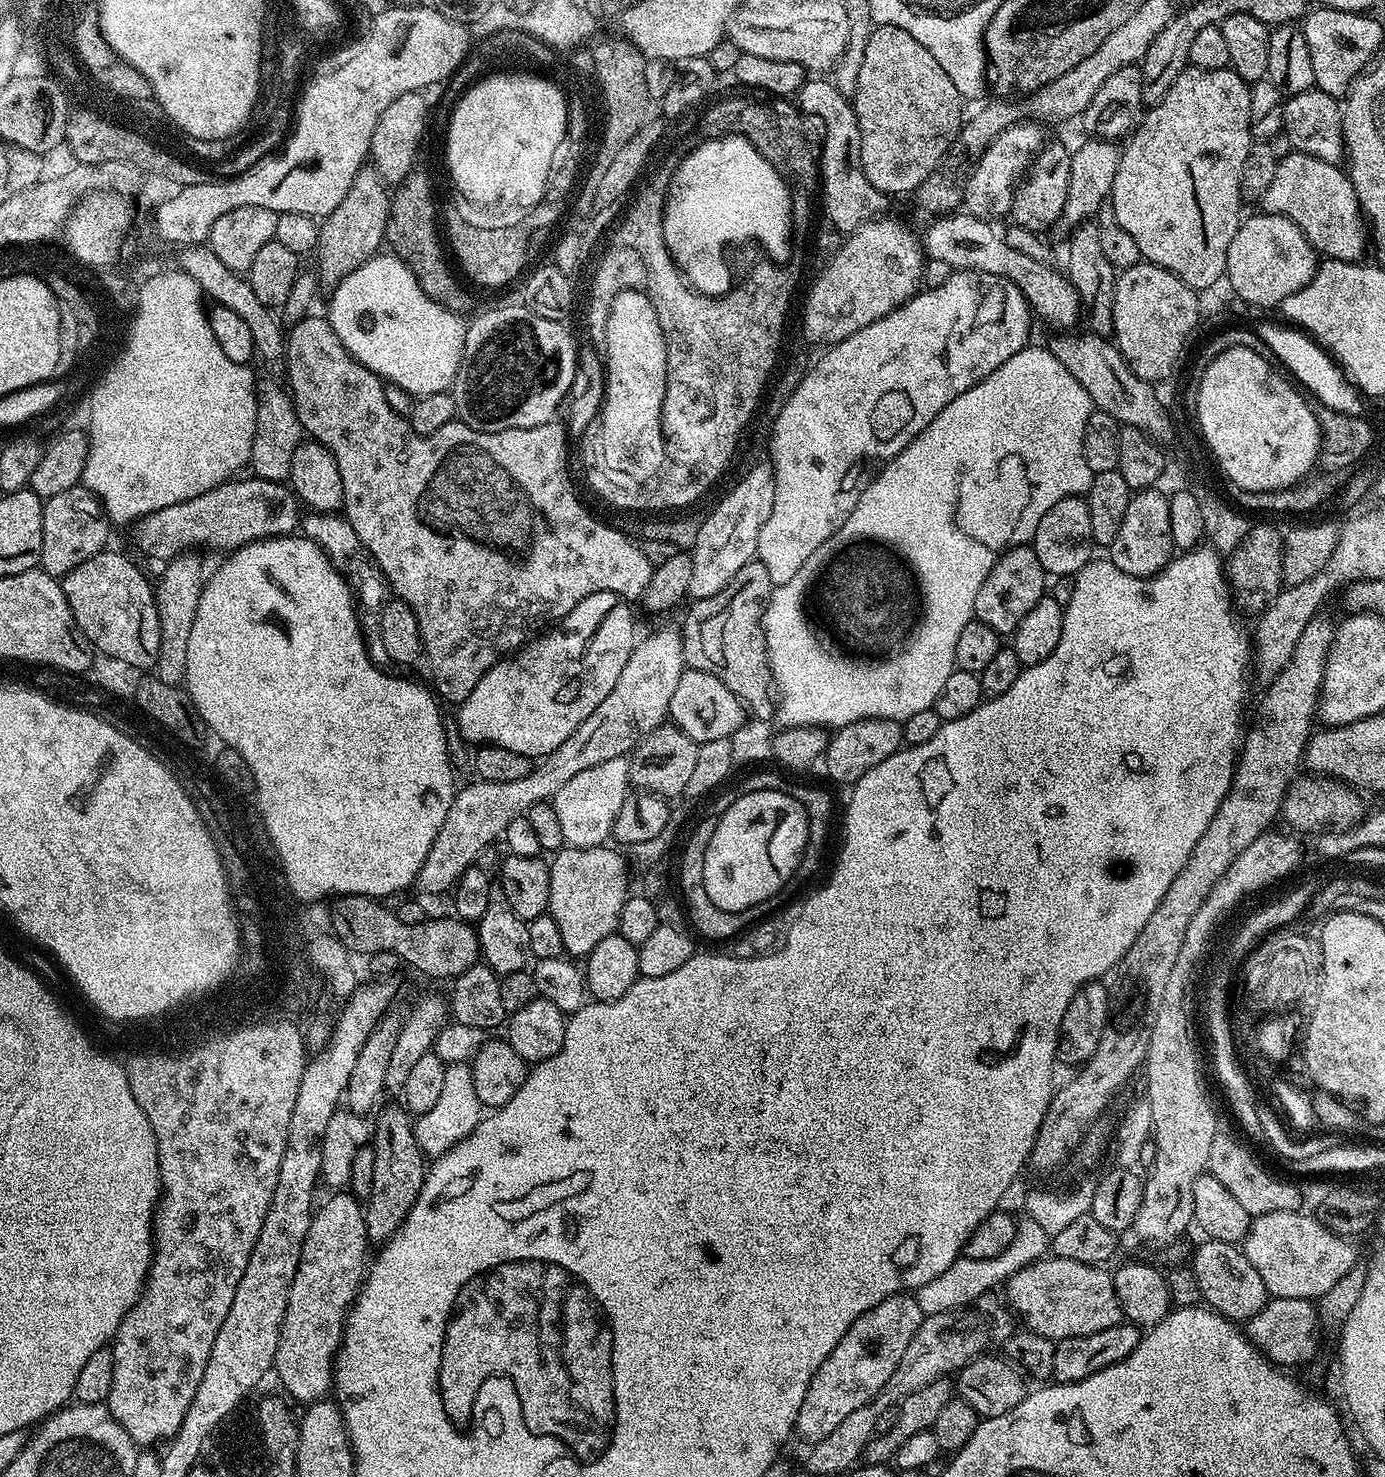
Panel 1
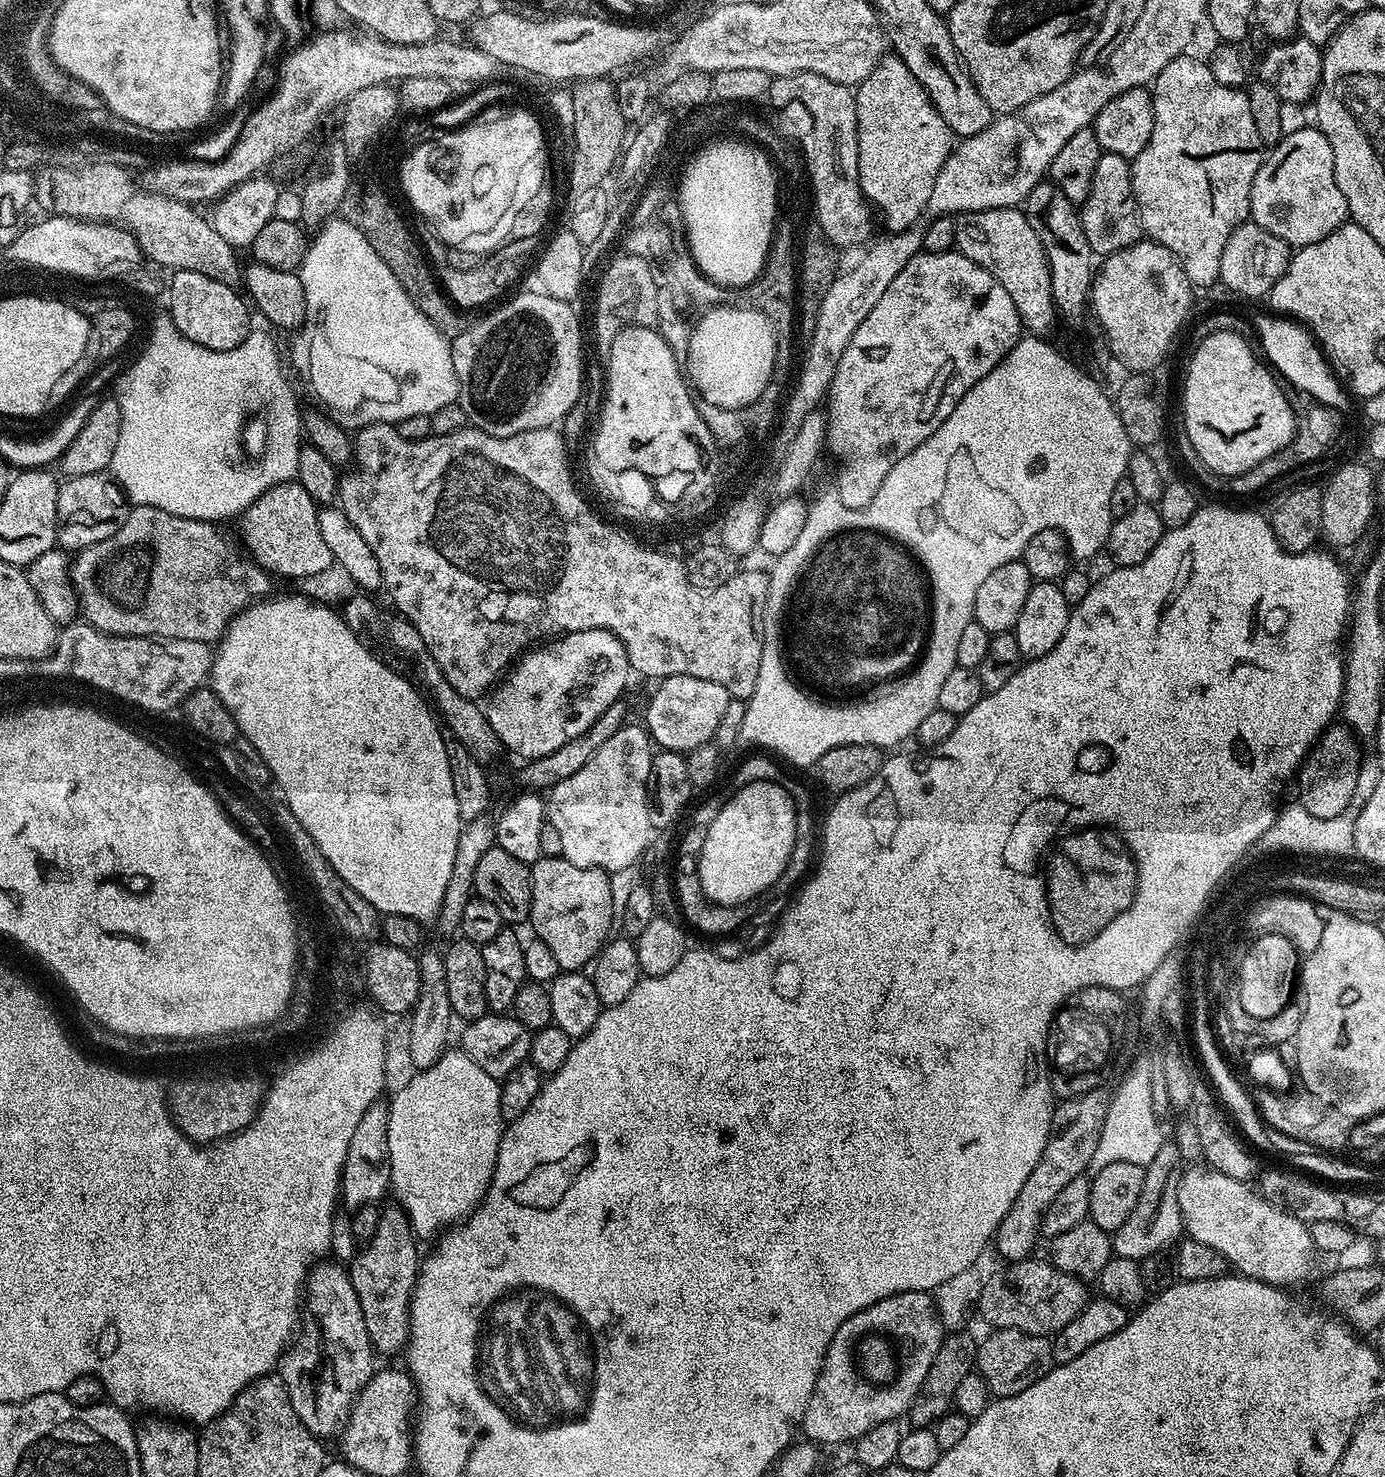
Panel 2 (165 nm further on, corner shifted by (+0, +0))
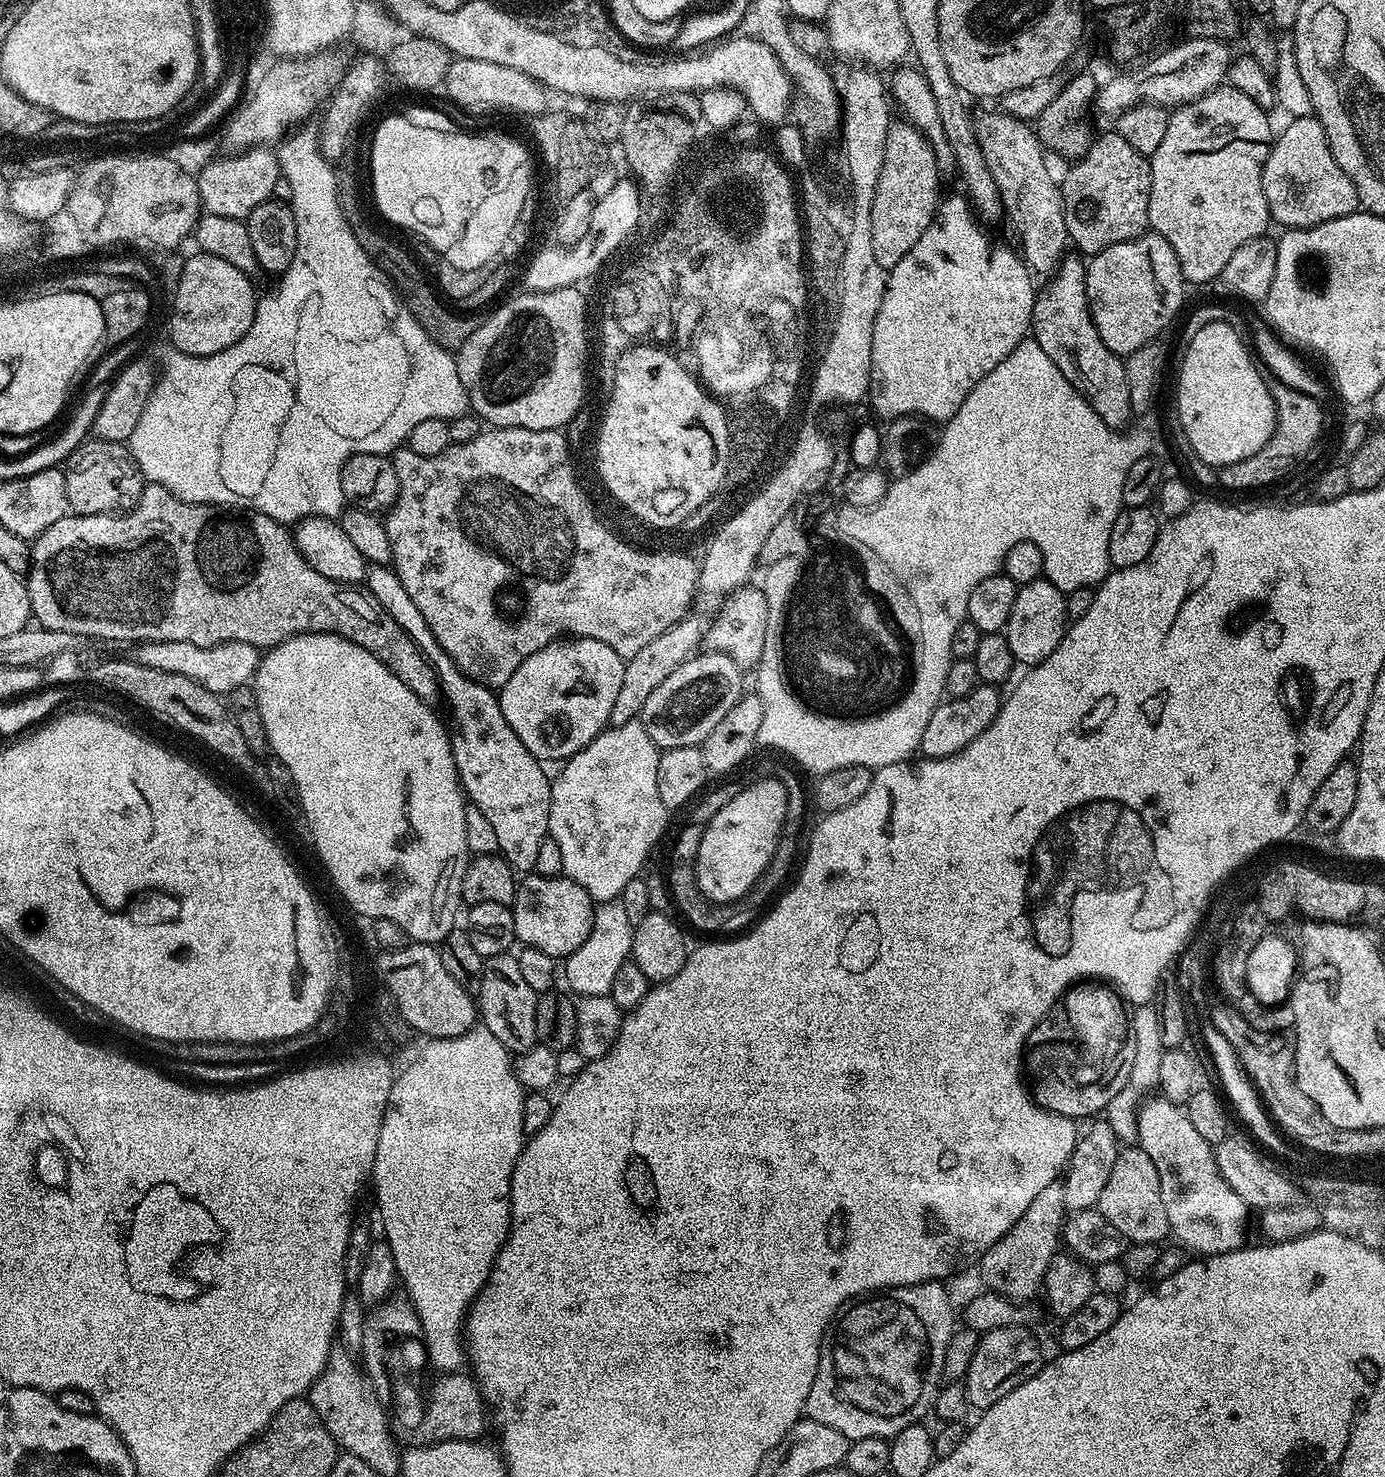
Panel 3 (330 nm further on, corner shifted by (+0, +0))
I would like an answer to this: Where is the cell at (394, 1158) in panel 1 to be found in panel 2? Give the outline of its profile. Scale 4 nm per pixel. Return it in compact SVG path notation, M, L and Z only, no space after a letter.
M398 1206L384 1208L376 1232L349 1263L348 1277L354 1286L354 1294L358 1294L358 1306L362 1306L366 1330L377 1353L392 1356L405 1351L410 1335L412 1291L420 1265L416 1243L417 1237L403 1209Z

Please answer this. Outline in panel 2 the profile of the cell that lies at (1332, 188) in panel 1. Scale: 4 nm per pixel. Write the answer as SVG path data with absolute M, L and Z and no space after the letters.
M1315 126L1290 131L1265 155L1250 186L1250 220L1293 249L1322 242L1349 219L1346 198L1334 178L1334 150Z

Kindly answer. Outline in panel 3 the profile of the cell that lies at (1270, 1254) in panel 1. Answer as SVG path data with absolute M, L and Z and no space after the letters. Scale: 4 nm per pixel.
M1153 1095L1140 1105L1136 1135L1139 1148L1150 1154L1158 1169L1158 1182L1162 1182L1162 1203L1166 1205L1166 1218L1170 1218L1171 1235L1177 1236L1181 1240L1179 1243L1189 1253L1192 1251L1192 1254L1199 1254L1201 1257L1226 1254L1245 1247L1250 1209L1230 1188L1225 1178L1222 1178L1213 1145L1208 1144L1206 1138L1198 1134L1198 1130L1194 1130L1194 1122L1190 1122L1187 1111L1181 1105L1170 1102L1165 1096Z

